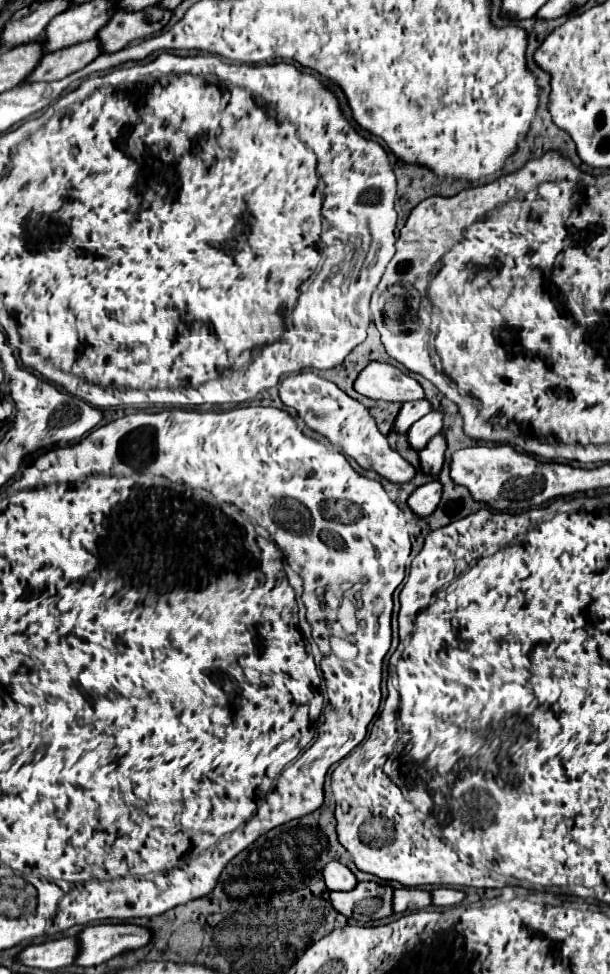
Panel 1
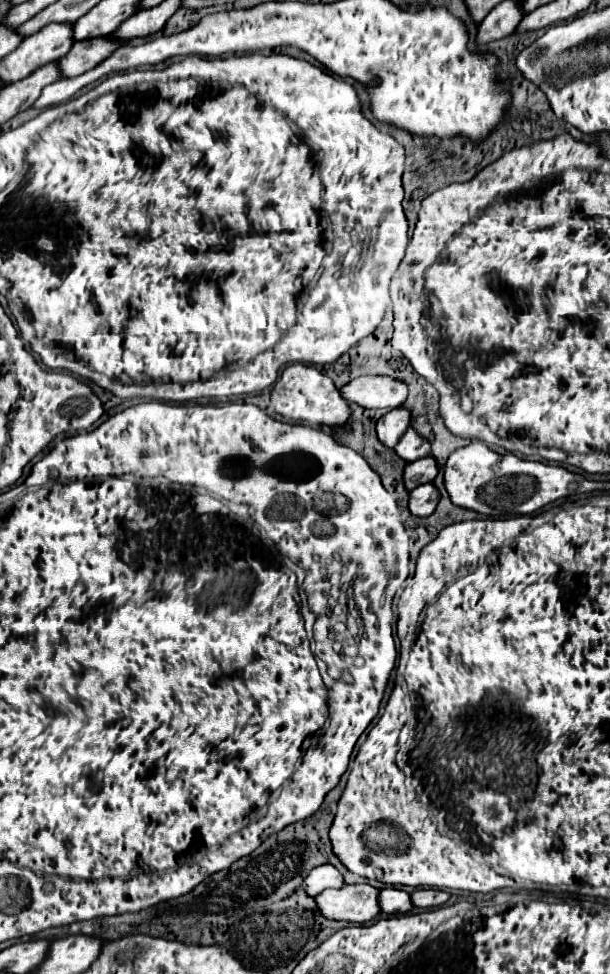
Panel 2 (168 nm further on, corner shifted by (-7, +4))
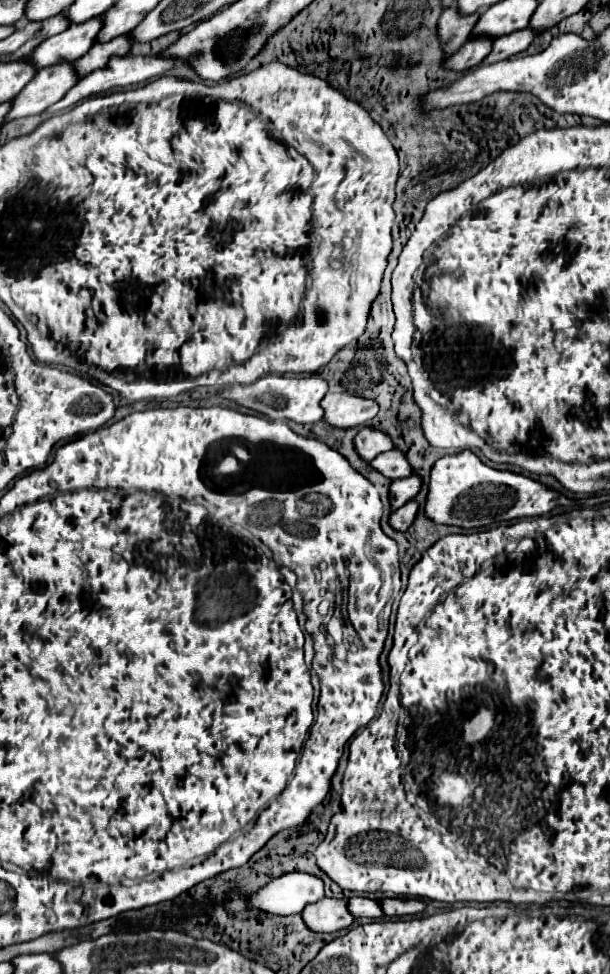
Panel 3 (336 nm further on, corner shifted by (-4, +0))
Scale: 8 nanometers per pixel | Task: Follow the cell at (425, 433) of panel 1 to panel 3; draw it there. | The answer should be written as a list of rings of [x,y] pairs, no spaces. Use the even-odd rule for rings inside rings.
[[[390,449],[386,453],[380,453],[374,461],[370,461],[370,467],[378,473],[382,473],[386,479],[396,481],[412,475],[412,467],[406,461],[406,455],[398,449]]]

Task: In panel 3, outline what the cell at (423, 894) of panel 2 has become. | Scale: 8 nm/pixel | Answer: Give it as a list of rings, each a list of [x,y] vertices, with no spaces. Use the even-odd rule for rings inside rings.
[[[384,897],[380,899],[380,907],[384,909],[386,917],[402,917],[414,915],[426,909],[426,905],[418,899],[404,899],[404,897]]]

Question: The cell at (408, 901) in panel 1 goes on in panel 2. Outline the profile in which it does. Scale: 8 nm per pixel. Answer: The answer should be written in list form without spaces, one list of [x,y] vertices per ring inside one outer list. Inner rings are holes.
[[[385,887],[379,895],[379,907],[383,909],[383,913],[409,913],[413,909],[411,905],[411,897],[407,891],[403,889],[395,889],[395,887]]]

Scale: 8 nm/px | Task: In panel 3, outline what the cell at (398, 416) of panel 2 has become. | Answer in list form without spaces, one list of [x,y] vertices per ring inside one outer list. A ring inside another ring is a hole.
[[[360,429],[360,433],[354,437],[354,449],[366,463],[370,463],[376,455],[390,451],[392,441],[388,441],[388,435],[376,429]]]

